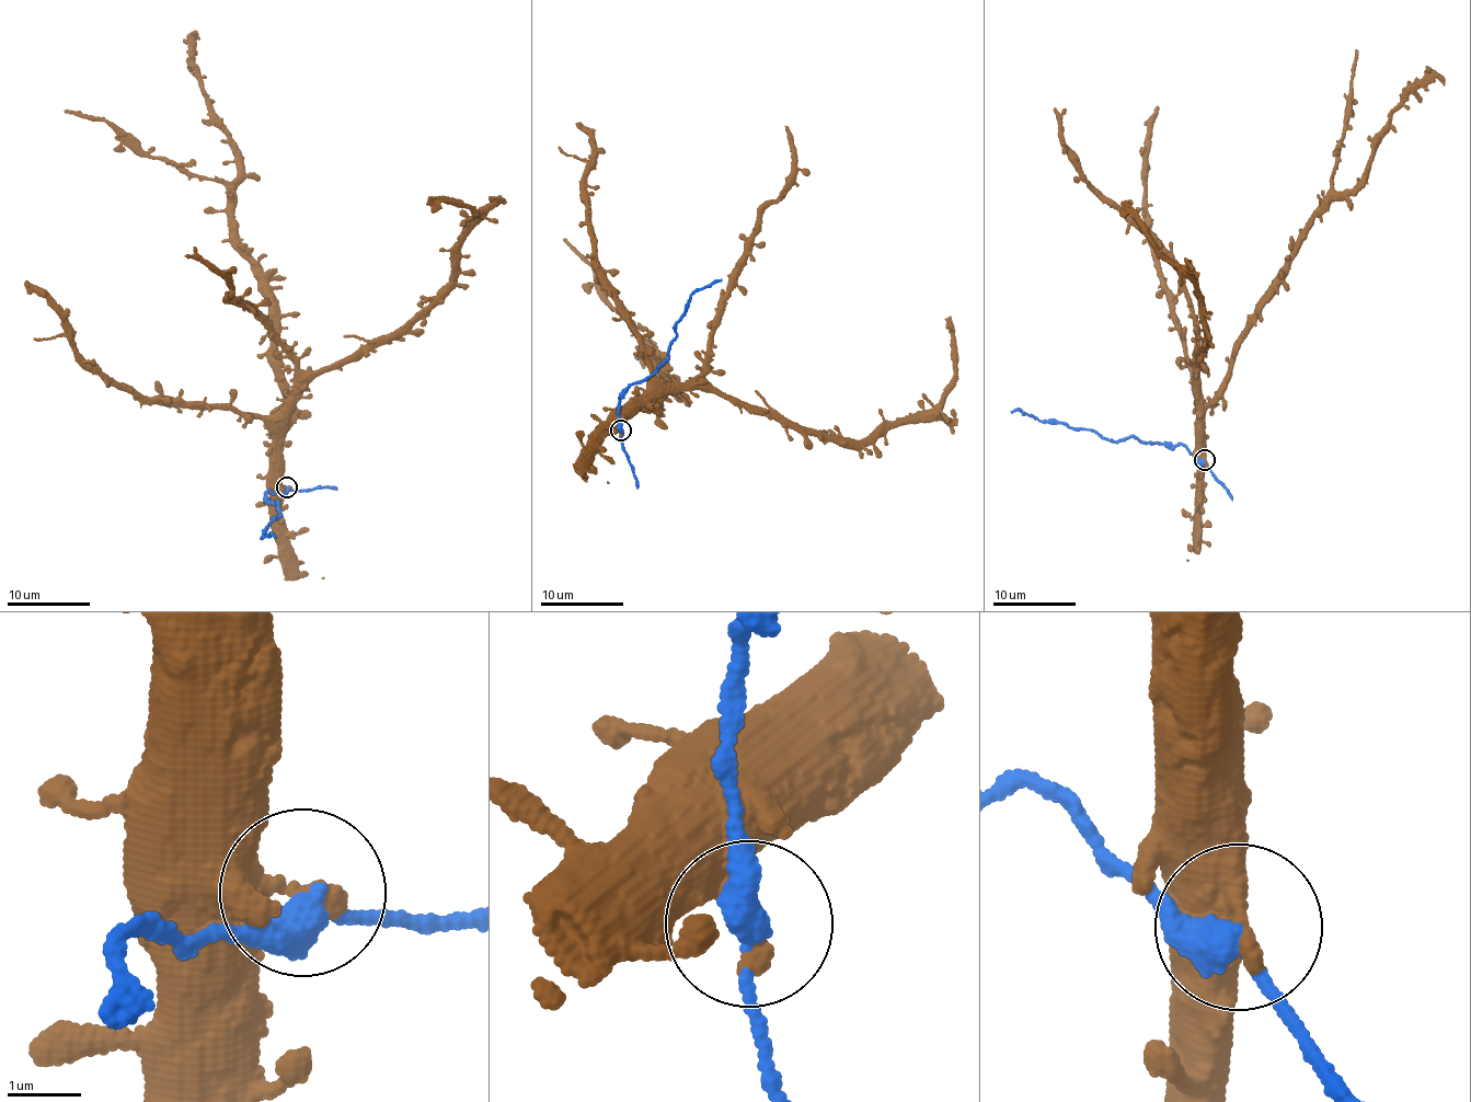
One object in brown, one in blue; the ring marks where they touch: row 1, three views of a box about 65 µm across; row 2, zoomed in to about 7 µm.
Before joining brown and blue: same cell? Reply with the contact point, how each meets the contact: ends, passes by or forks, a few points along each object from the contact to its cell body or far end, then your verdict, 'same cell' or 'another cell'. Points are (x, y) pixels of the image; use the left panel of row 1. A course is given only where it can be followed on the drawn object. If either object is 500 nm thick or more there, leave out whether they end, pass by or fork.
place (286, 488); brown ends; blue passes by; course brown (287, 486), (278, 482), (287, 411), (274, 313), (238, 242), (226, 186), (138, 150), (104, 122), (64, 111); course blue (287, 486), (279, 493), (264, 494), (266, 502), (277, 503), (280, 514), (265, 528), (261, 538), (275, 537); another cell

